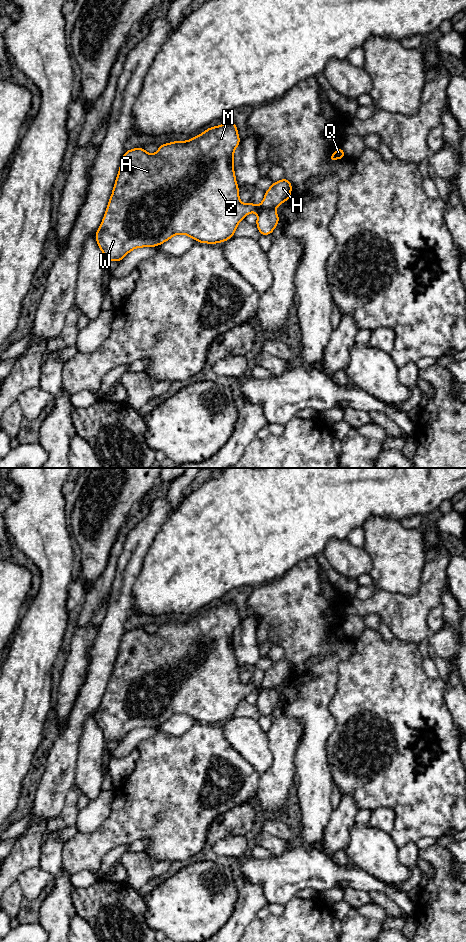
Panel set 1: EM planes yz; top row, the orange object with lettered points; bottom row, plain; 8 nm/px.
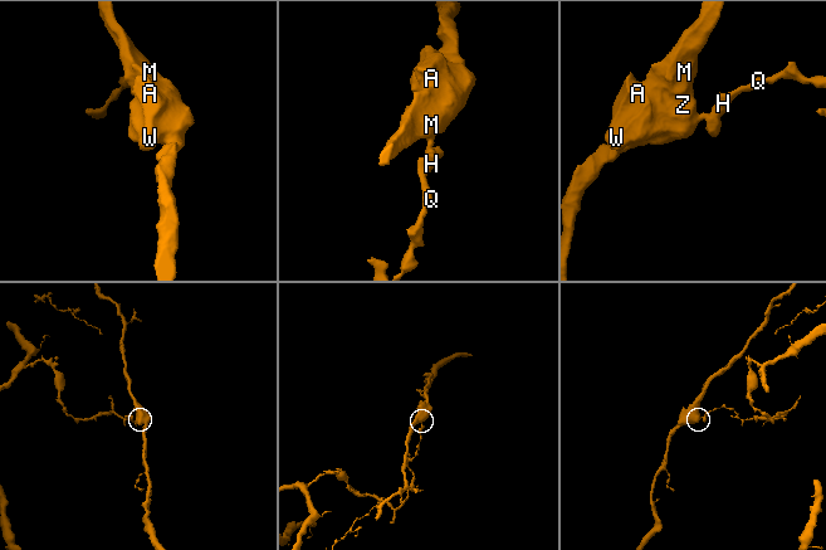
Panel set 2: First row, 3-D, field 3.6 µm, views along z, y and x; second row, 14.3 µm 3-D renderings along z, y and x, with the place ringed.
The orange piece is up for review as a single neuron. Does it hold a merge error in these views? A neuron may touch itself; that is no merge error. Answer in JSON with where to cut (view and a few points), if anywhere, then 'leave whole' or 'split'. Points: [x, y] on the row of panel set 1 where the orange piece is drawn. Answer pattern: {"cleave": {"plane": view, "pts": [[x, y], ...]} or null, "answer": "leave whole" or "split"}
{"cleave": {"plane": "yz", "pts": [[259, 205], [274, 209]]}, "answer": "split"}

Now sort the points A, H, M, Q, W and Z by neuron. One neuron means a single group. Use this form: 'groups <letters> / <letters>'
groups A M W Z / H Q

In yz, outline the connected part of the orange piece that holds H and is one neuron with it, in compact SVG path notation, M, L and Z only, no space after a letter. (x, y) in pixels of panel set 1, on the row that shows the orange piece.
M285 177L272 183L271 187L265 192L261 203L262 208L275 209L277 206L291 198L292 184Z

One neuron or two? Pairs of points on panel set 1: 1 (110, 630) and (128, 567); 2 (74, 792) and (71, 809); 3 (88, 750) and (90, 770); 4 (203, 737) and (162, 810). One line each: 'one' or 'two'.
1: one
2: one
3: one
4: one

